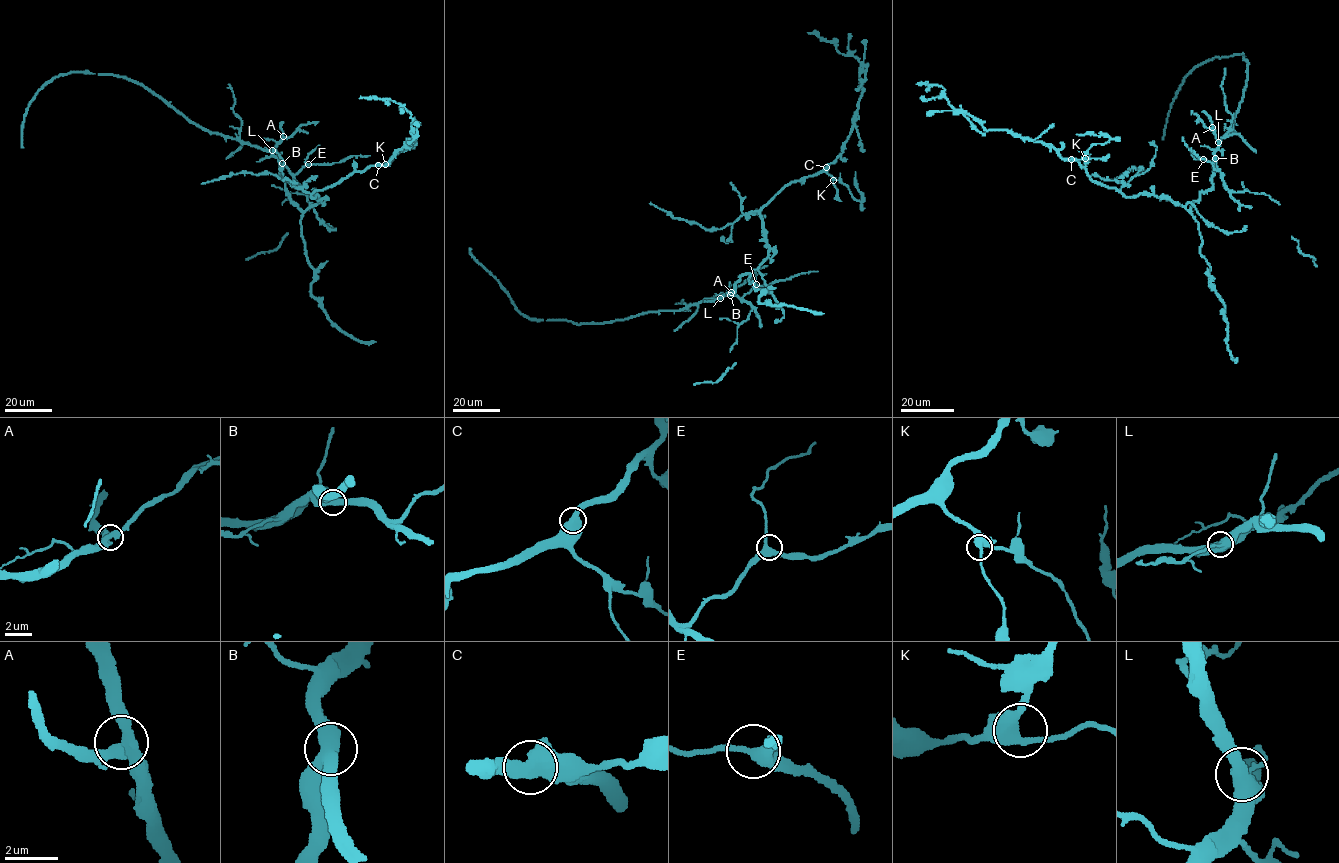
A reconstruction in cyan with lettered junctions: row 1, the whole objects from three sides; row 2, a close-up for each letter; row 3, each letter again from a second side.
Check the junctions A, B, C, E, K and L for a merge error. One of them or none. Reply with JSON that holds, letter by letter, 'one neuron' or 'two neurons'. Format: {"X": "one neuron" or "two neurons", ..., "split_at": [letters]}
{"A": "one neuron", "B": "one neuron", "C": "one neuron", "E": "one neuron", "K": "one neuron", "L": "one neuron", "split_at": []}

